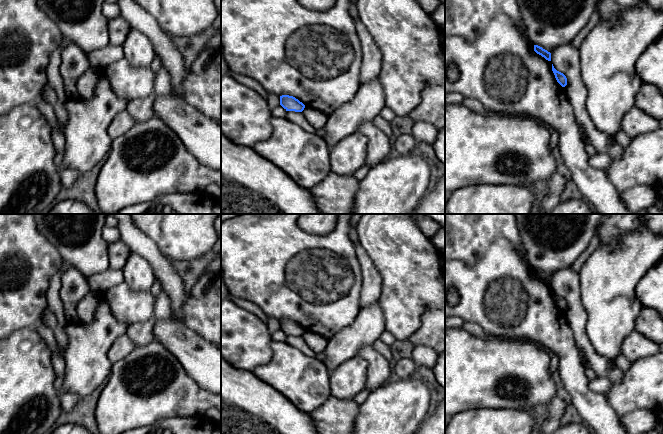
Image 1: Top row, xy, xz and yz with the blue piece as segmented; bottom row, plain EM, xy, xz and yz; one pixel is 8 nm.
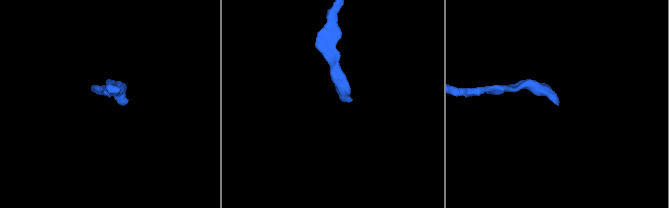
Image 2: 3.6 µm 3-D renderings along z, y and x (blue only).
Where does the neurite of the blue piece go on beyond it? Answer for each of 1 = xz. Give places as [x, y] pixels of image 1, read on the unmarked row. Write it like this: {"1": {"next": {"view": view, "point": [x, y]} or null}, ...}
{"1": {"next": null}}

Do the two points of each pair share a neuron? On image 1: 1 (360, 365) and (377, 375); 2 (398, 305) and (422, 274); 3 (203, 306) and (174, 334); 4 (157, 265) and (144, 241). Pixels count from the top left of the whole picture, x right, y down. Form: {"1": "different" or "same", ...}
{"1": "different", "2": "same", "3": "different", "4": "same"}

